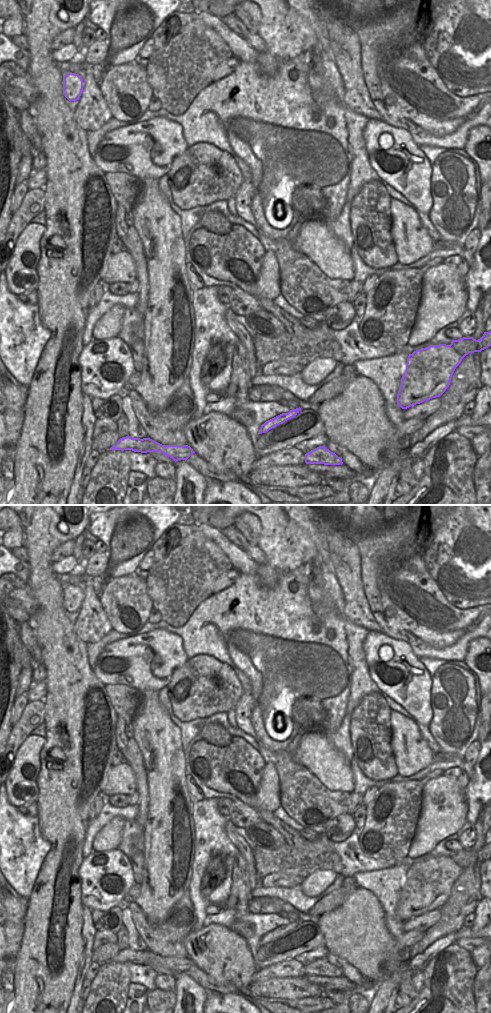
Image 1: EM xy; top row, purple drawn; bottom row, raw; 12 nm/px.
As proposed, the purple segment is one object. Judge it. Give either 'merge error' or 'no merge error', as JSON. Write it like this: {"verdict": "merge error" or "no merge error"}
{"verdict": "merge error"}

